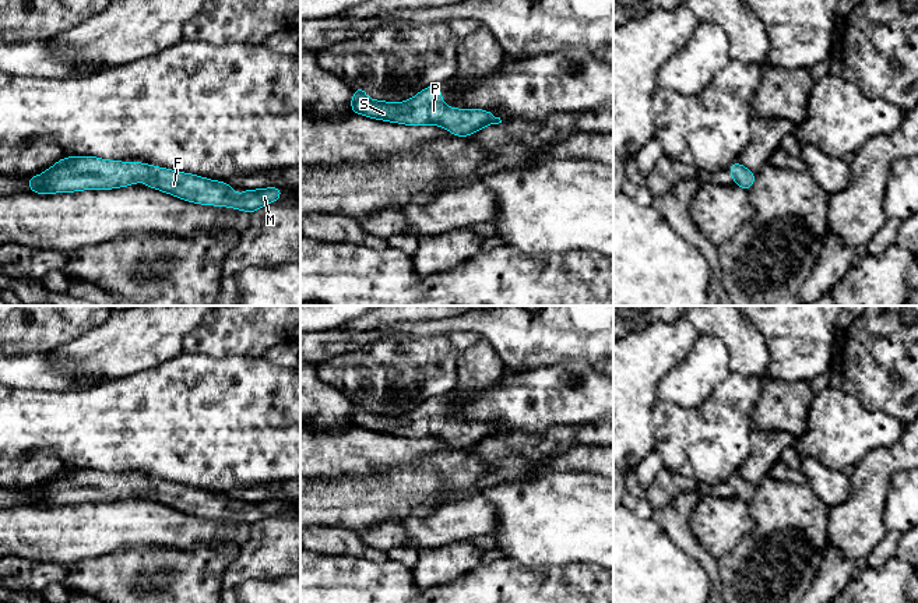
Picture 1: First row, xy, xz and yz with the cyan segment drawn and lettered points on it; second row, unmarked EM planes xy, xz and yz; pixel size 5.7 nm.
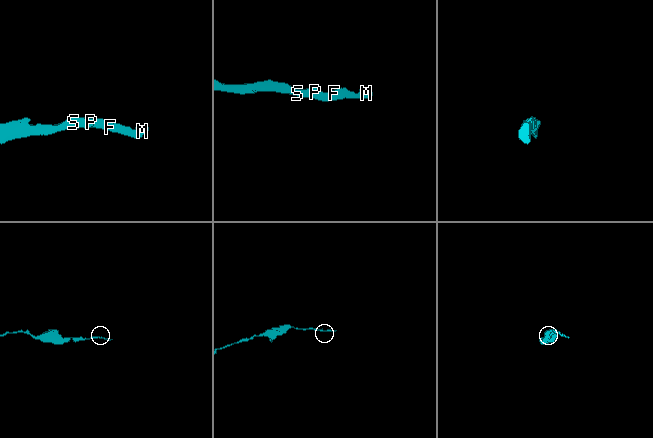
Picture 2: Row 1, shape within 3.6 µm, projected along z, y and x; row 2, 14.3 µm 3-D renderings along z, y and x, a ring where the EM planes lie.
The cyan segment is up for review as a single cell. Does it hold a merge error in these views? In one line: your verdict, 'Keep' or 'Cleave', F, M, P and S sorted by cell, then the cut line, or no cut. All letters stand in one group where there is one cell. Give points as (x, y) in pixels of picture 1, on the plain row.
Keep. Groups: F M P S. No split

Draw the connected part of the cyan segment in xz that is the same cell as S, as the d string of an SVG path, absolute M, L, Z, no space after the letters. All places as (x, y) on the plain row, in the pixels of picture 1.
M359 398L351 413L351 423L377 433L407 438L442 438L456 449L467 449L489 437L502 436L500 430L479 422L450 422L442 415L440 399L426 399L415 410L401 416L370 413Z

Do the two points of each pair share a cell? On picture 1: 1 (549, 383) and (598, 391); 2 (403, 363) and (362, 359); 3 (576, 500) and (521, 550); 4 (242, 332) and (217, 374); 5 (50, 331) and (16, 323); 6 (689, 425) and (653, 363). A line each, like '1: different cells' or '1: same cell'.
1: same cell
2: same cell
3: same cell
4: different cells
5: same cell
6: different cells

